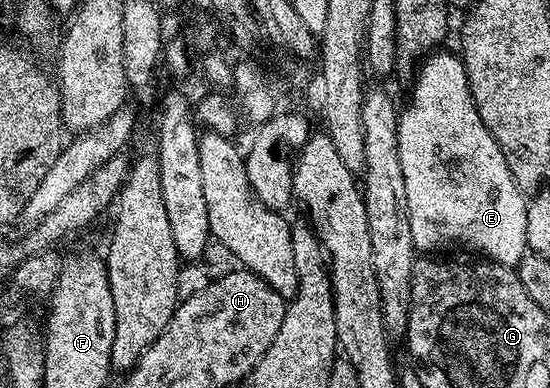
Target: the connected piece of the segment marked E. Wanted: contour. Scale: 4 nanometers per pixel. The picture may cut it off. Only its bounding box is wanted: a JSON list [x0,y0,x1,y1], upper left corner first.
[397,49,527,268]

